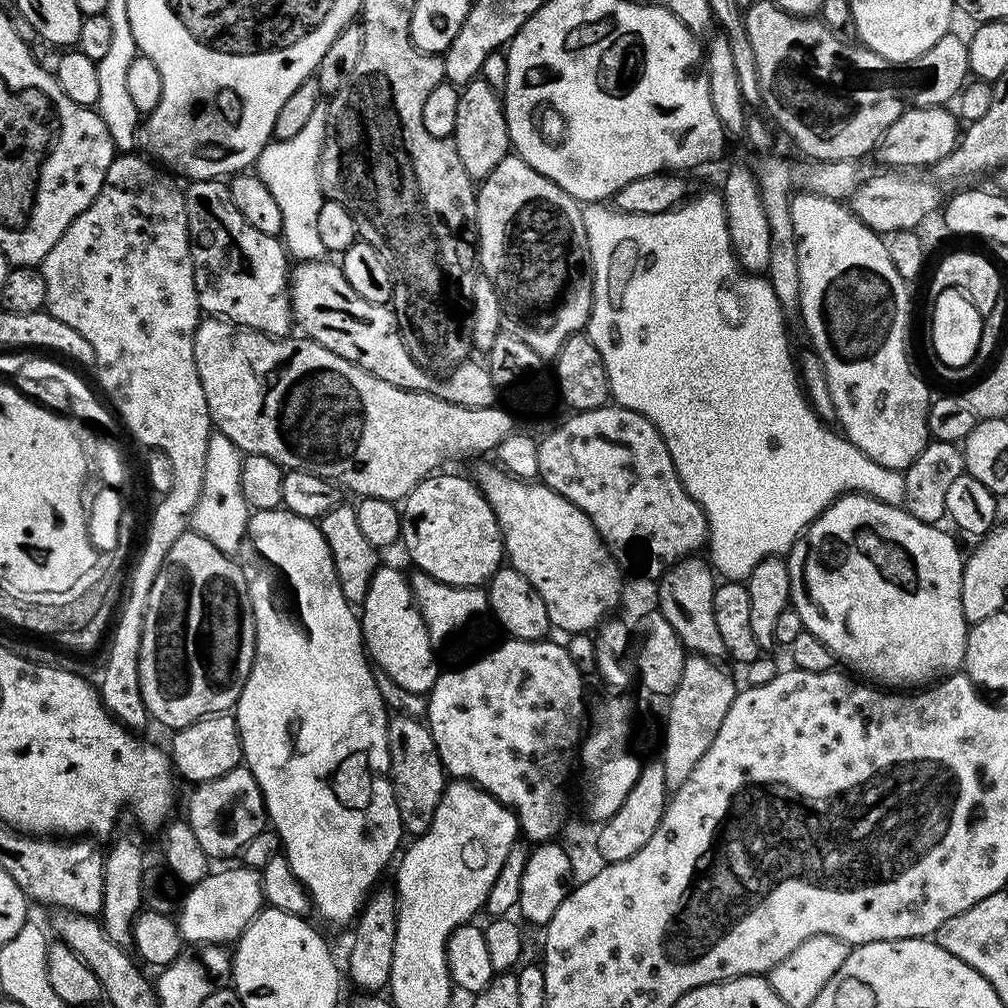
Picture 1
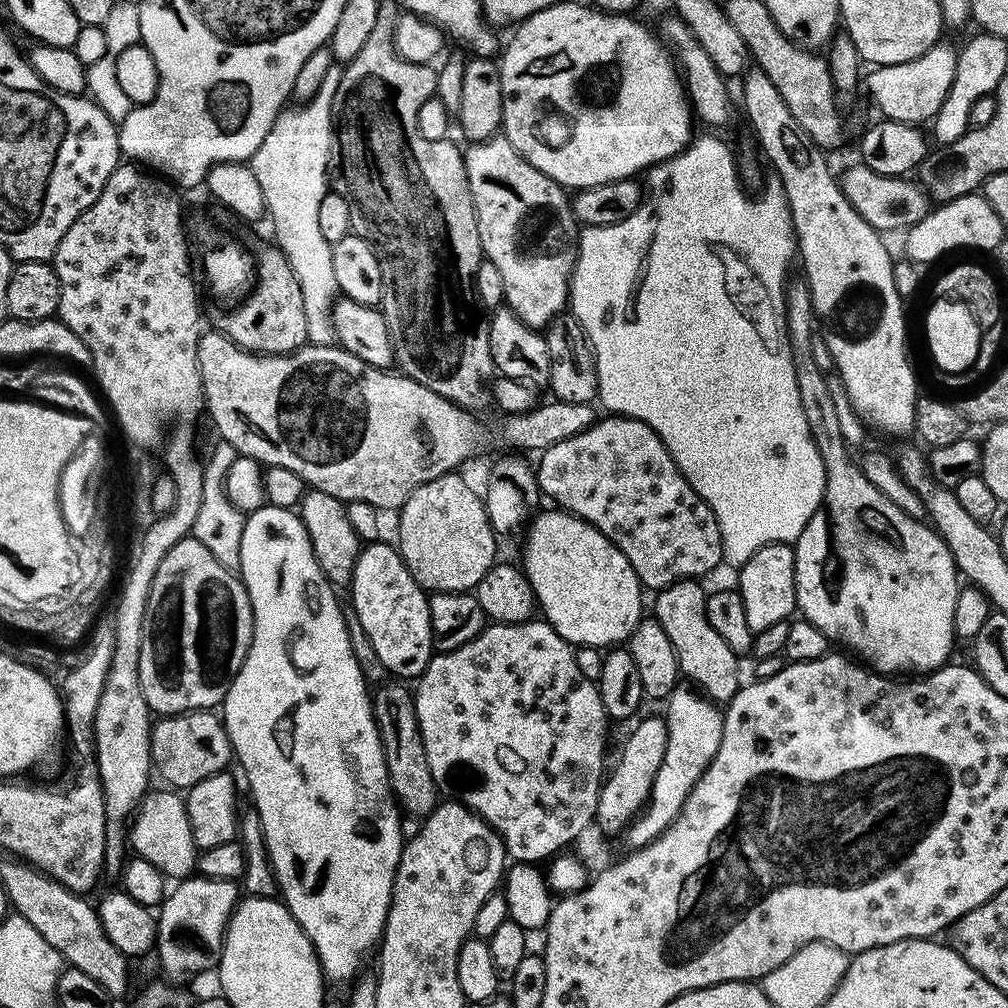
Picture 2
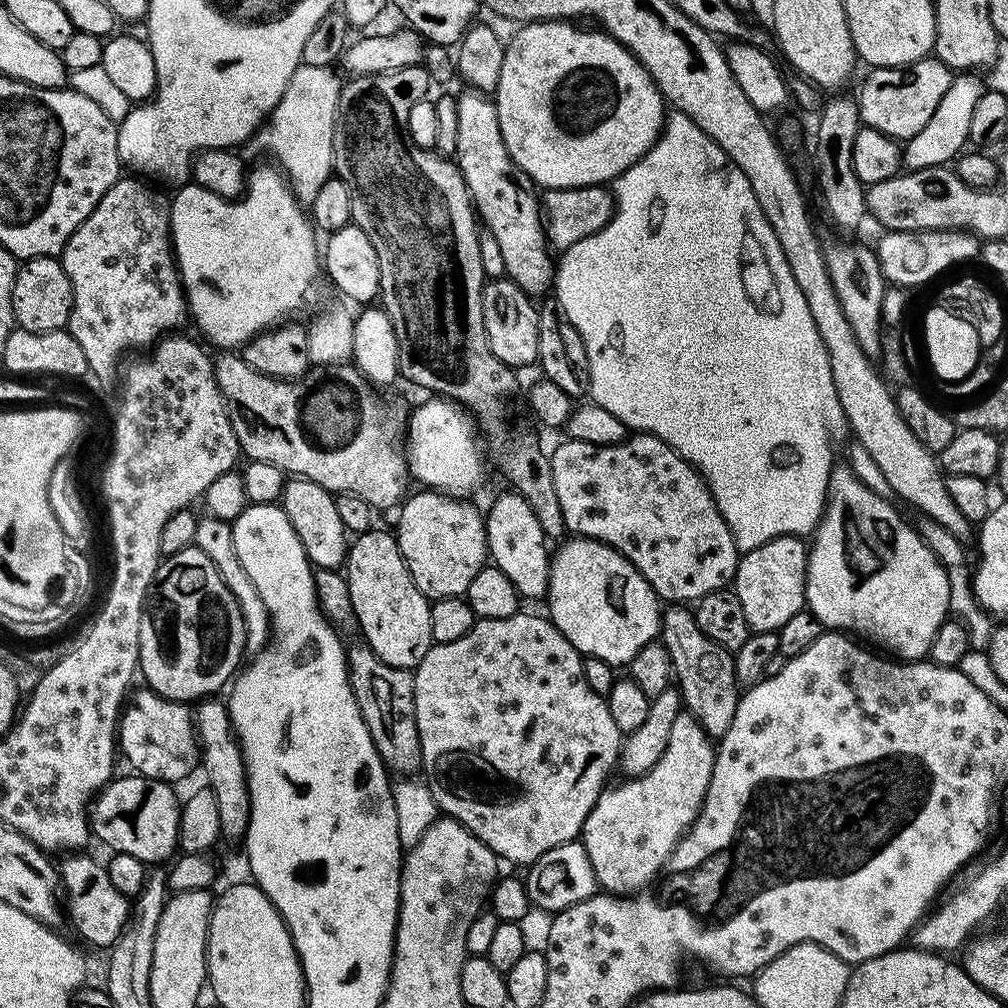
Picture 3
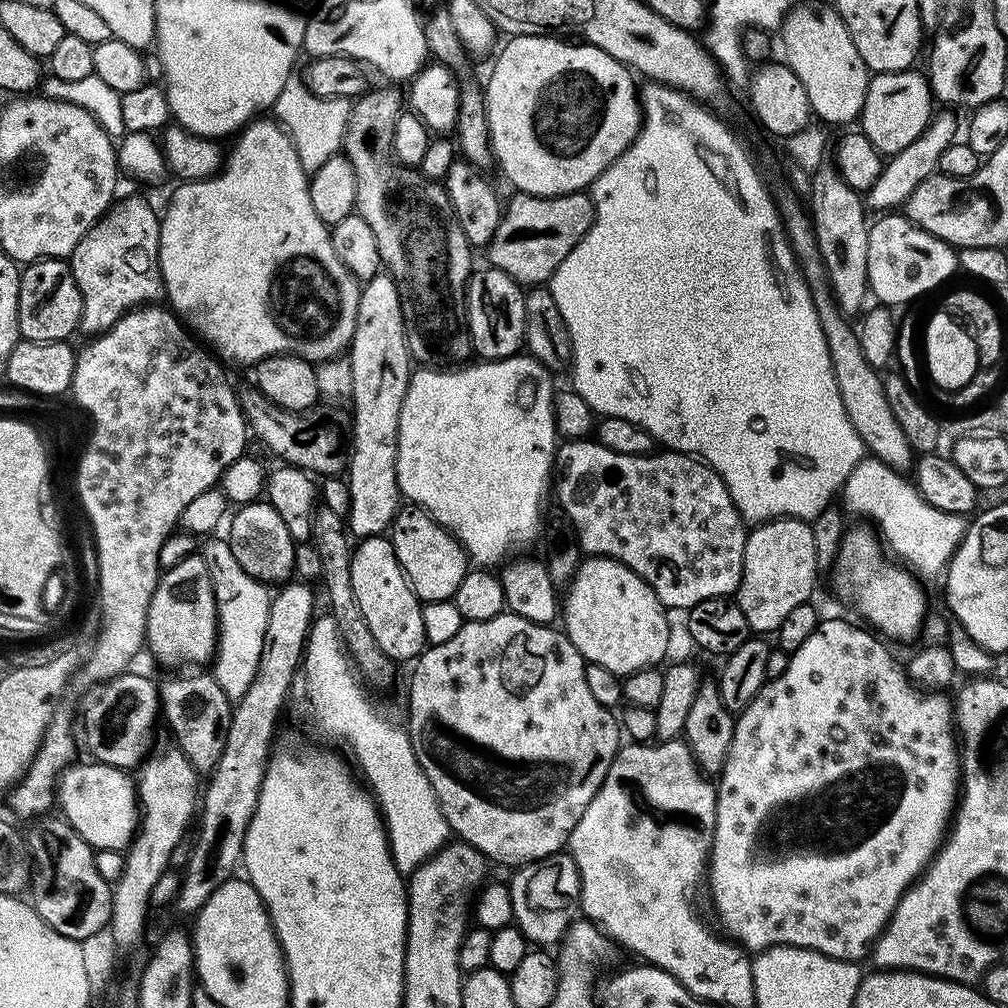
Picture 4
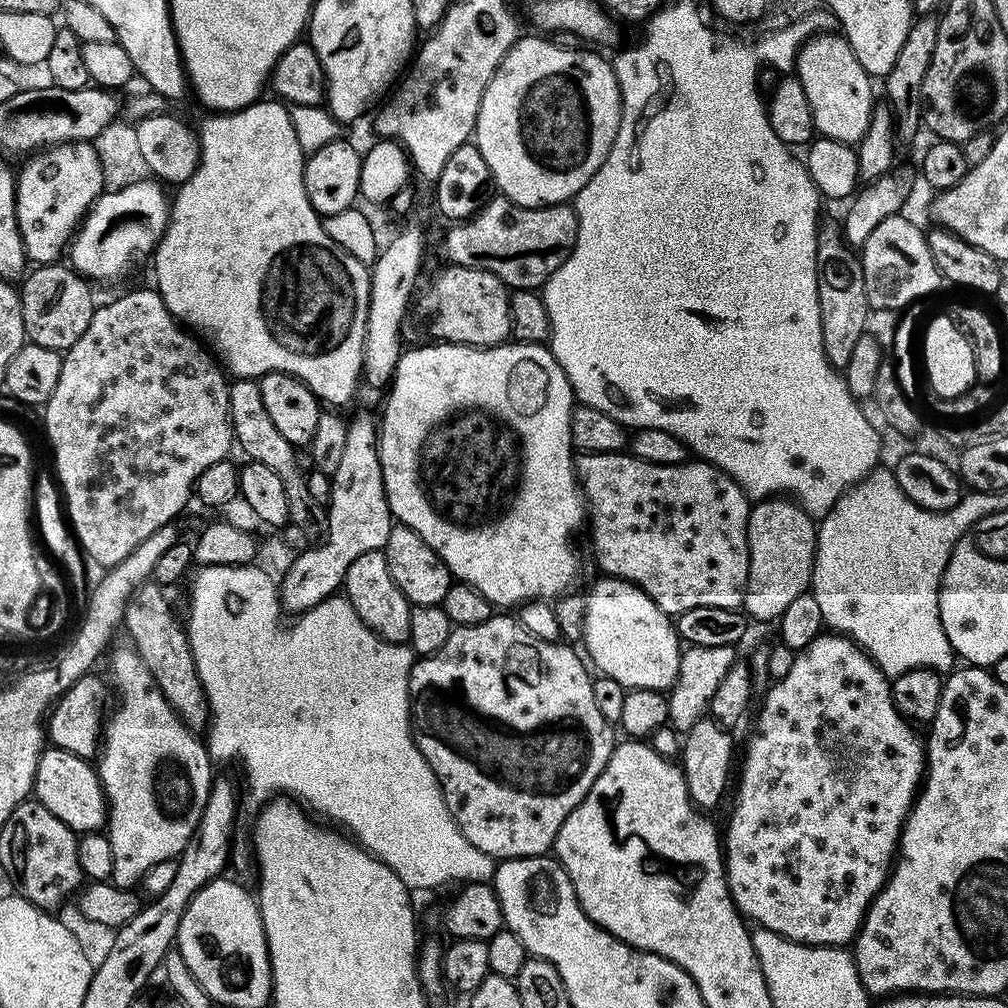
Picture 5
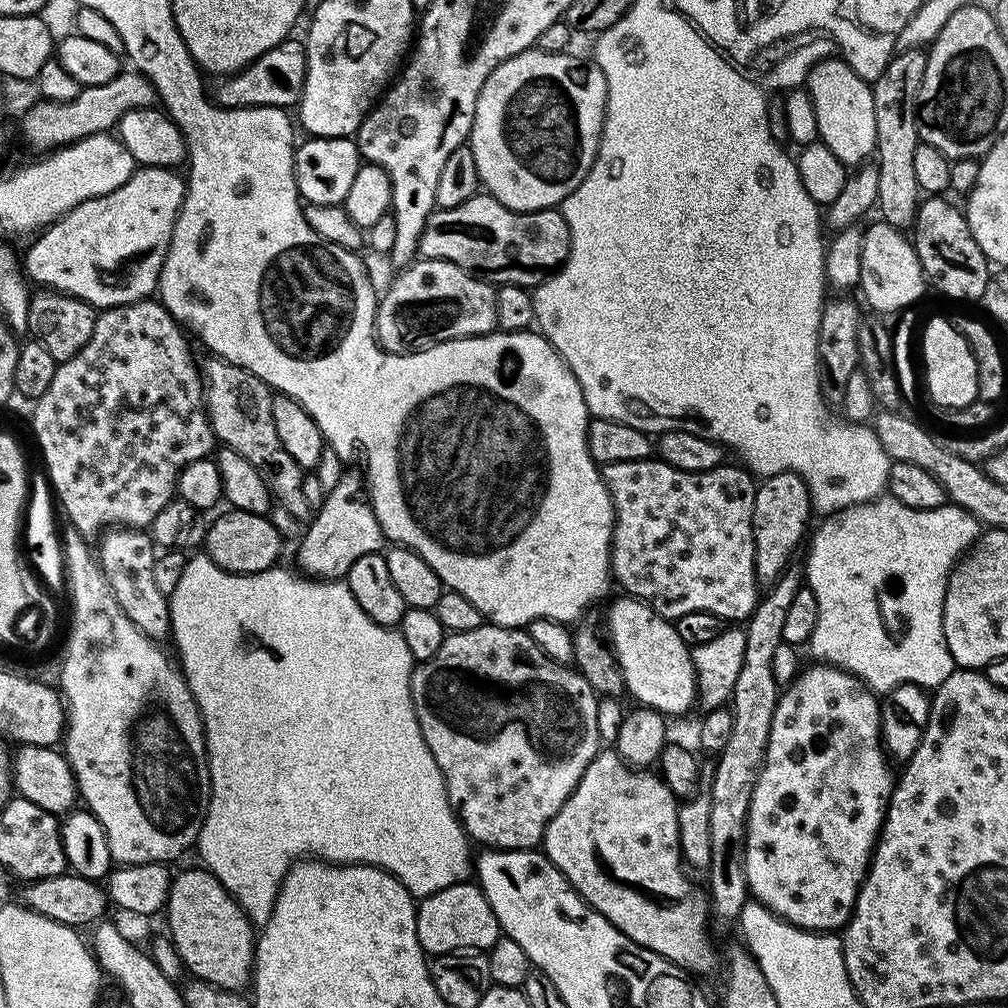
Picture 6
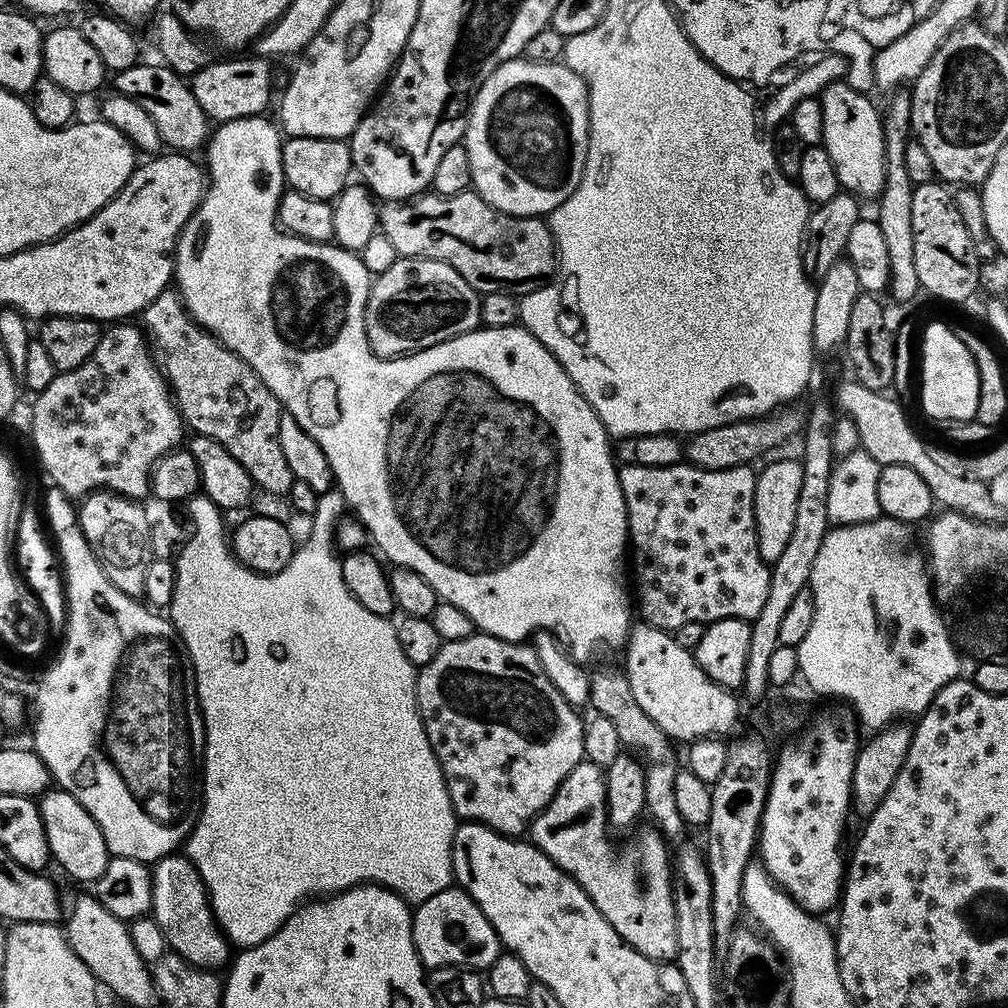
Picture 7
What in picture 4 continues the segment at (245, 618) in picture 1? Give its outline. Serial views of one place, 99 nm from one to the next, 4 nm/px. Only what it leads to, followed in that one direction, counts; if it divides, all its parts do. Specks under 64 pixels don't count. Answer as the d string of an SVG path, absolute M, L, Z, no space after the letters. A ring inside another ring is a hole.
M193 554L173 568L161 571L156 589L150 598L146 618L147 651L152 651L164 664L204 666L216 655L218 625L212 574L203 555Z

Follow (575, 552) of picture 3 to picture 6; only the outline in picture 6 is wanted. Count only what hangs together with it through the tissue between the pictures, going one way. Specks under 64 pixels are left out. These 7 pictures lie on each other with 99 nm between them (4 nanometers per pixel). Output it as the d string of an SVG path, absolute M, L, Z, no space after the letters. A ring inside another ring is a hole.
M623 598L612 604L612 609L606 616L606 632L610 637L610 643L615 651L616 660L620 663L620 669L624 675L624 686L627 695L633 696L636 702L643 707L653 708L656 712L664 713L665 717L680 716L688 712L697 703L696 695L696 671L692 665L692 653L686 642L678 638L678 630L673 621L659 616L648 604L643 604L635 598Z

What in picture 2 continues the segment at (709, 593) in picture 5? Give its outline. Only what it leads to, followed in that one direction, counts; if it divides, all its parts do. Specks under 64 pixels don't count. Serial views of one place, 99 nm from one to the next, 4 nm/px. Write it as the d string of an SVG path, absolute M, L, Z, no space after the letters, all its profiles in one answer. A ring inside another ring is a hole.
M615 414L605 417L605 420L604 417L597 419L588 431L574 434L574 438L566 438L566 442L554 442L554 446L539 453L540 465L537 463L534 468L535 483L540 483L541 490L556 503L553 505L573 516L581 516L610 538L610 542L626 554L645 589L659 590L669 588L679 580L704 578L707 572L721 567L724 551L718 518L714 518L714 510L710 510L690 482L686 482L662 438L658 438L658 434L641 420Z

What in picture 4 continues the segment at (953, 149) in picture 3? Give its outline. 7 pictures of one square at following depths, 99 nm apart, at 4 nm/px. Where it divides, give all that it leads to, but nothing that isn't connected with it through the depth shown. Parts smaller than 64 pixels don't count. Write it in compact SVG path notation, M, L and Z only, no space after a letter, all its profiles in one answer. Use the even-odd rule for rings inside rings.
M952 110L940 111L933 115L924 127L924 133L914 142L910 142L906 150L887 157L884 169L878 174L878 182L874 182L874 186L870 186L870 190L866 193L866 204L871 211L873 208L876 214L884 214L889 210L899 209L896 208L899 204L900 207L907 205L910 194L918 190L920 183L926 182L926 178L937 175L942 150L946 150L946 146L957 143L958 140L956 136L957 113Z

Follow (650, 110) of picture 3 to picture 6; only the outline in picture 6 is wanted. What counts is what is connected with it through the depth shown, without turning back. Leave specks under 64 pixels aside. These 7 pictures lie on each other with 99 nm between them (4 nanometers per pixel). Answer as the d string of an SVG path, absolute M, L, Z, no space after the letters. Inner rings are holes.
M539 50L519 52L511 56L506 62L502 62L486 78L481 93L478 94L477 109L474 110L474 120L470 135L470 147L473 152L474 162L477 163L477 174L479 183L486 189L487 195L493 196L502 206L506 206L515 212L537 212L543 208L556 208L563 204L564 199L586 178L590 166L600 149L600 135L604 129L604 116L608 112L608 91L606 90L606 78L602 70L595 62L588 64L579 60L576 56L570 56L567 51L548 53Z

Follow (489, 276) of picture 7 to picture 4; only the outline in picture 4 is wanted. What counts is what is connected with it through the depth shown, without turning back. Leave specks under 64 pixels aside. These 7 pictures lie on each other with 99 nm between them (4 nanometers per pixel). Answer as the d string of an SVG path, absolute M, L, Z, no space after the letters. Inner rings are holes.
M587 191L567 192L561 196L532 196L516 192L513 200L503 205L498 230L488 243L487 263L502 270L521 286L544 286L562 266L566 254L590 230L596 217L596 207Z

